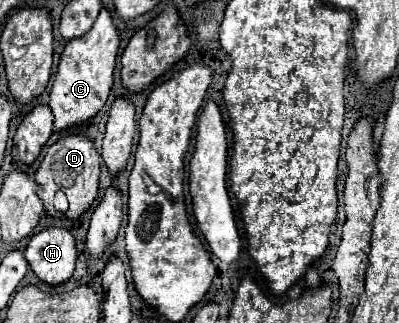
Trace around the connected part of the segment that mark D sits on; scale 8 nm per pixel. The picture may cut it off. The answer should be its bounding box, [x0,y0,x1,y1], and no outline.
[34,134,100,220]

